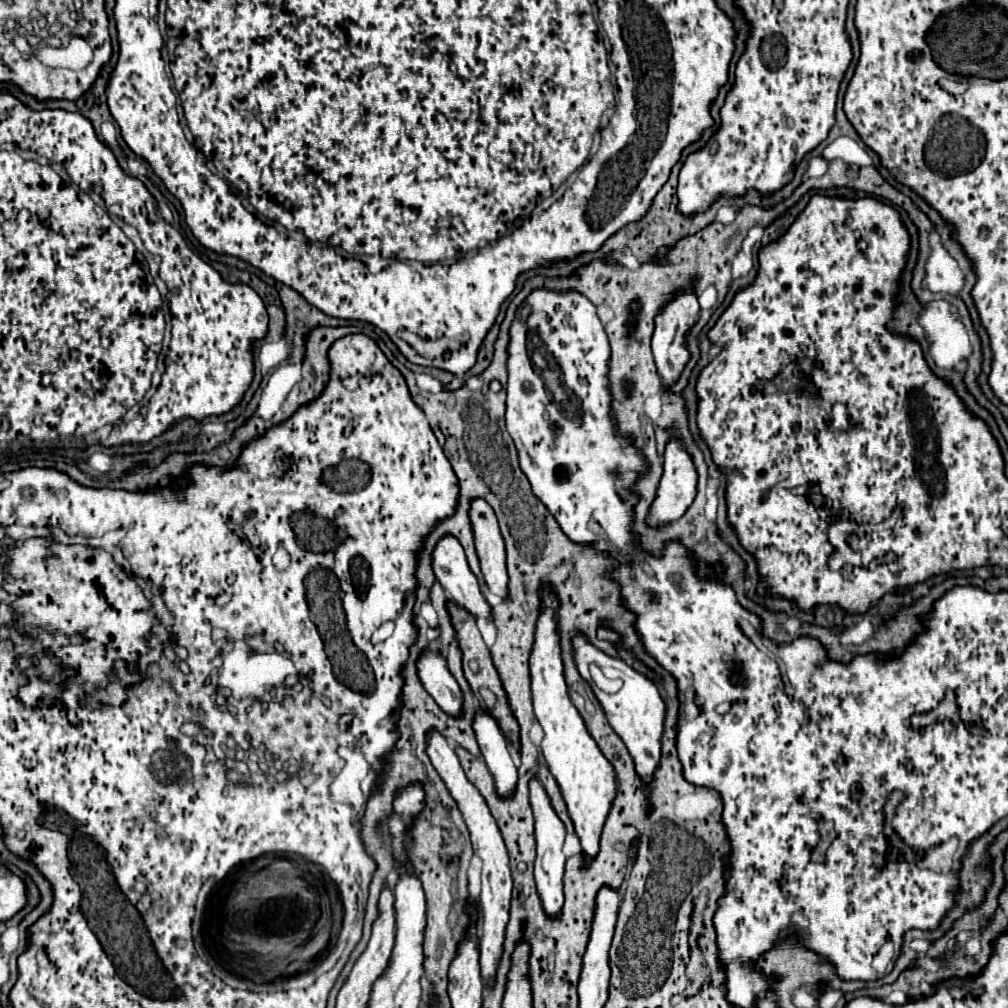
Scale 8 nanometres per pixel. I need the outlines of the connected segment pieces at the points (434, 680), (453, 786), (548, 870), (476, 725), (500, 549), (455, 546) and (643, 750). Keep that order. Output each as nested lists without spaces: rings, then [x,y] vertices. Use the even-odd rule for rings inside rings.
[[[424,650],[416,660],[416,670],[424,690],[436,700],[436,704],[446,714],[460,716],[462,692],[446,668],[446,658],[434,650]]]
[[[430,730],[426,734],[426,754],[432,762],[432,766],[436,768],[436,772],[440,774],[440,778],[444,780],[450,796],[456,800],[462,818],[470,830],[472,836],[472,846],[474,852],[484,860],[484,868],[482,868],[482,894],[480,894],[480,910],[482,910],[482,930],[480,930],[480,966],[482,966],[482,976],[488,980],[488,984],[492,982],[496,968],[498,968],[498,960],[502,954],[502,942],[504,942],[504,928],[508,922],[508,908],[510,908],[510,892],[512,892],[512,878],[510,878],[510,862],[508,862],[508,852],[504,846],[504,840],[500,836],[498,824],[494,822],[494,816],[490,814],[486,800],[482,798],[482,794],[474,788],[474,784],[466,778],[458,756],[454,754],[452,746],[448,744],[446,738],[442,738],[442,734],[438,734],[438,730]]]
[[[532,778],[528,782],[530,788],[530,804],[532,804],[532,812],[534,812],[534,832],[536,832],[536,868],[534,868],[534,876],[536,876],[536,886],[538,886],[538,894],[542,898],[542,906],[546,910],[546,914],[554,916],[562,904],[564,904],[564,894],[562,894],[562,874],[564,874],[564,862],[566,856],[562,852],[564,846],[564,836],[566,830],[562,826],[562,820],[558,818],[558,814],[554,812],[550,798],[544,790],[544,786],[540,784],[538,778]]]
[[[478,710],[474,714],[472,728],[474,728],[476,740],[478,740],[482,758],[496,780],[498,794],[510,796],[516,786],[518,772],[516,772],[516,766],[508,754],[506,740],[498,728],[498,722],[494,722],[494,718],[490,714],[486,714],[484,710]]]
[[[474,498],[470,502],[470,524],[474,530],[474,544],[480,558],[480,568],[486,578],[490,592],[498,596],[506,596],[506,562],[504,562],[504,540],[498,530],[498,520],[494,510],[490,510],[488,502],[482,498]]]
[[[446,534],[438,540],[432,552],[432,570],[450,600],[474,616],[490,616],[490,606],[480,592],[478,580],[466,562],[466,554],[458,538]]]
[[[574,634],[572,648],[574,648],[576,670],[592,686],[594,696],[602,704],[604,714],[606,714],[612,730],[626,744],[626,748],[628,748],[632,760],[634,760],[636,774],[642,778],[642,784],[648,786],[650,782],[654,782],[654,770],[658,770],[658,758],[660,758],[660,746],[662,746],[662,730],[664,730],[664,718],[666,718],[666,706],[664,706],[664,702],[660,698],[656,682],[650,680],[650,678],[646,678],[646,676],[642,676],[642,674],[638,674],[624,660],[612,658],[612,656],[604,654],[602,650],[598,650],[594,644],[588,642],[588,638],[584,634]],[[588,664],[596,664],[608,678],[622,678],[624,686],[616,694],[604,694],[592,682],[592,678],[588,674]]]

